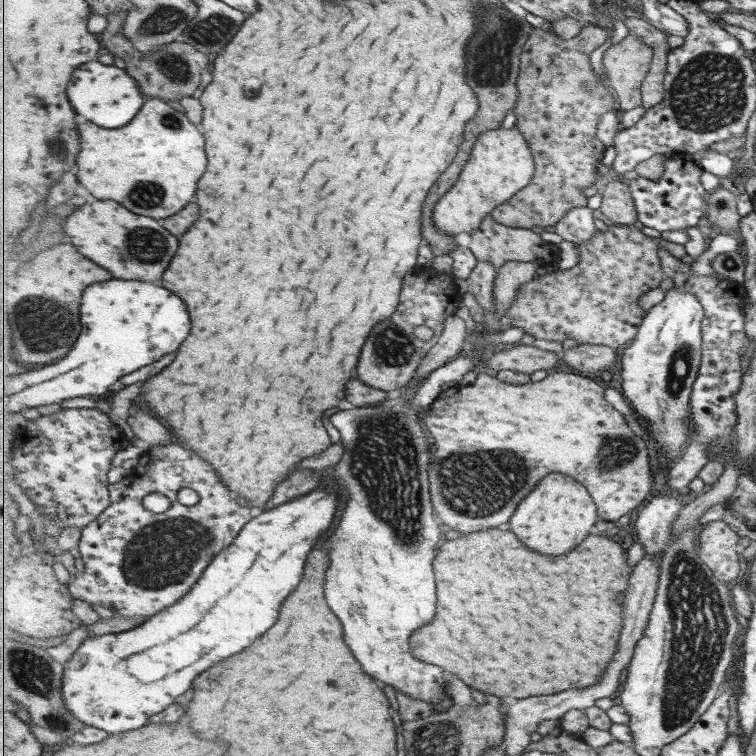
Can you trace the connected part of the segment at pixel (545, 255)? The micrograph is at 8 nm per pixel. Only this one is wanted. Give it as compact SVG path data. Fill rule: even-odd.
M492 216L485 218L480 230L473 231L470 237L469 248L478 260L493 263L498 270L511 261L537 262L540 266L547 266L557 263L557 258L561 256L560 246L545 242L541 234L529 229L504 226L503 223L496 222Z

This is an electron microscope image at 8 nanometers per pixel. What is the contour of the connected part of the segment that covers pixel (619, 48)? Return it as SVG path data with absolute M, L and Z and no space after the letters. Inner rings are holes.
M630 33L622 41L606 50L603 64L607 82L613 88L616 100L623 111L635 110L642 105L642 86L652 69L654 56L653 47L647 45L643 38Z

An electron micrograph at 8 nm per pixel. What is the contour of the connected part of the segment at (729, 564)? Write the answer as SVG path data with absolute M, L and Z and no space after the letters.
M725 520L709 522L699 532L700 555L703 562L715 573L717 578L728 583L733 583L735 578L741 574L741 558L738 553L739 537Z

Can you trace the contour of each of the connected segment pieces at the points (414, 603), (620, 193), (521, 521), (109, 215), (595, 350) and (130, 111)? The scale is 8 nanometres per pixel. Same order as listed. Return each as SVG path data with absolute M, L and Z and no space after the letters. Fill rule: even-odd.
M477 326L477 331L475 333L477 338L473 342L473 348L469 356L460 356L455 360L443 365L437 370L429 373L421 385L421 381L417 383L417 387L413 389L411 385L402 389L402 393L397 397L397 399L385 399L381 405L373 406L367 405L365 407L355 407L353 410L341 410L337 414L331 416L331 422L335 424L335 428L339 428L339 432L343 434L343 446L345 446L345 454L342 455L341 460L333 466L332 470L332 481L334 488L339 485L339 490L343 496L349 496L347 501L345 501L345 509L342 512L341 519L337 522L337 527L331 533L329 537L329 548L331 548L332 564L326 574L325 583L325 596L327 596L327 602L331 606L331 610L345 622L345 642L349 642L349 648L357 654L359 662L363 664L365 672L373 674L377 680L385 682L385 684L392 686L396 692L401 690L403 694L407 695L407 698L419 698L420 700L425 700L426 702L432 702L434 704L434 711L437 711L439 707L444 706L448 709L449 699L444 689L448 685L445 685L445 672L441 668L426 663L421 662L411 654L411 646L409 646L409 636L417 632L417 628L421 629L423 624L427 624L429 620L433 620L435 616L435 610L437 610L437 586L435 586L435 572L433 572L433 560L435 560L435 554L437 554L437 546L441 544L441 532L442 528L439 528L439 518L435 518L435 507L432 503L432 492L429 492L429 460L431 460L431 446L429 446L429 440L427 440L427 434L425 434L426 428L423 422L423 417L421 416L421 410L428 410L432 407L432 404L439 397L439 391L450 386L461 382L465 378L465 374L469 370L473 370L474 366L477 366L479 362L487 360L487 358L497 351L507 350L508 348L513 348L520 344L521 338L525 336L525 329L519 327L506 327L503 331L491 333L491 331L486 330L486 328Z
M611 181L605 185L602 196L603 212L607 220L620 226L633 226L639 221L636 202L632 195L632 187L622 181Z
M553 472L545 482L541 482L541 486L537 486L537 490L533 490L533 494L529 494L529 498L521 502L506 527L517 532L517 537L529 548L557 556L569 553L585 541L591 528L597 524L597 513L598 506L582 482L567 474Z
M96 200L77 208L67 218L65 232L81 254L93 258L93 262L99 266L105 266L105 270L109 270L115 278L125 280L161 280L171 260L179 252L179 240L167 230L164 221L133 214L113 200ZM107 246L111 246L115 252L107 252Z
M580 344L571 351L561 353L562 358L570 368L581 372L602 372L613 368L617 362L615 349L602 345Z
M89 62L81 66L81 70L73 74L73 82L69 82L69 100L73 102L77 114L105 128L127 126L143 108L145 98L148 97L140 89L140 84L137 80L133 80L133 76L129 76L125 69L107 66L101 62Z

